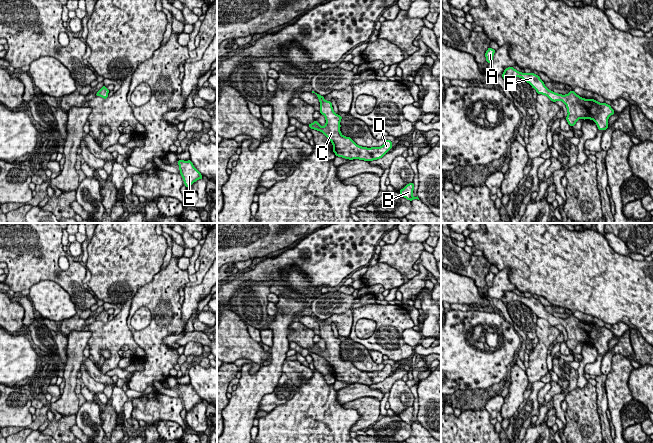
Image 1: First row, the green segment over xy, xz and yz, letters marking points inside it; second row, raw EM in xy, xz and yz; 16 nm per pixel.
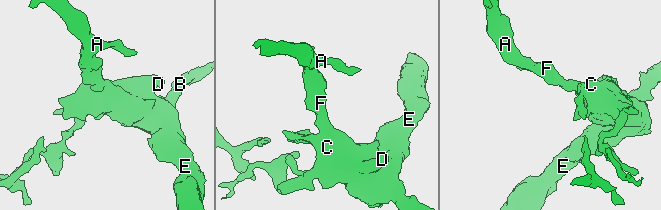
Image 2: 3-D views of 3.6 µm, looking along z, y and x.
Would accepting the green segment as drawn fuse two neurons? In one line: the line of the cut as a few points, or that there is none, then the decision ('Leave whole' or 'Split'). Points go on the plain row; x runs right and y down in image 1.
No split. Leave whole

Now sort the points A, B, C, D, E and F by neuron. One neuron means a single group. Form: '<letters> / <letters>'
A B C D E F

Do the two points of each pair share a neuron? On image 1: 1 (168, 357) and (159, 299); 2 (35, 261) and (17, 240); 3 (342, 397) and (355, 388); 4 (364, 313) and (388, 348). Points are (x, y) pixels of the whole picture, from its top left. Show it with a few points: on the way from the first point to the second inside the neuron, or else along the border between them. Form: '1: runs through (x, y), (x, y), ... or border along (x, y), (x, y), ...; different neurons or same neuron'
1: runs through (159, 343), (159, 313); same neuron
2: runs through (32, 256), (22, 245); same neuron
3: runs through (345, 395), (352, 391); same neuron
4: runs through (375, 315), (388, 328), (388, 337); same neuron

